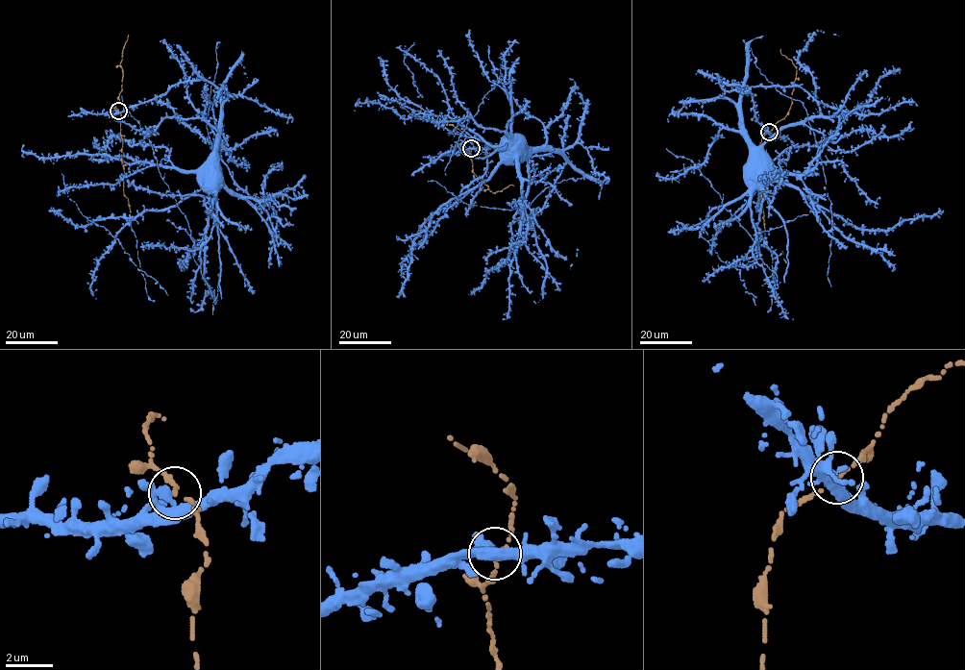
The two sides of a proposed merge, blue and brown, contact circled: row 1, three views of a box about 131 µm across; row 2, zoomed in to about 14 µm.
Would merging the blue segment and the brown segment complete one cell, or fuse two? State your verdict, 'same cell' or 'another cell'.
same cell

